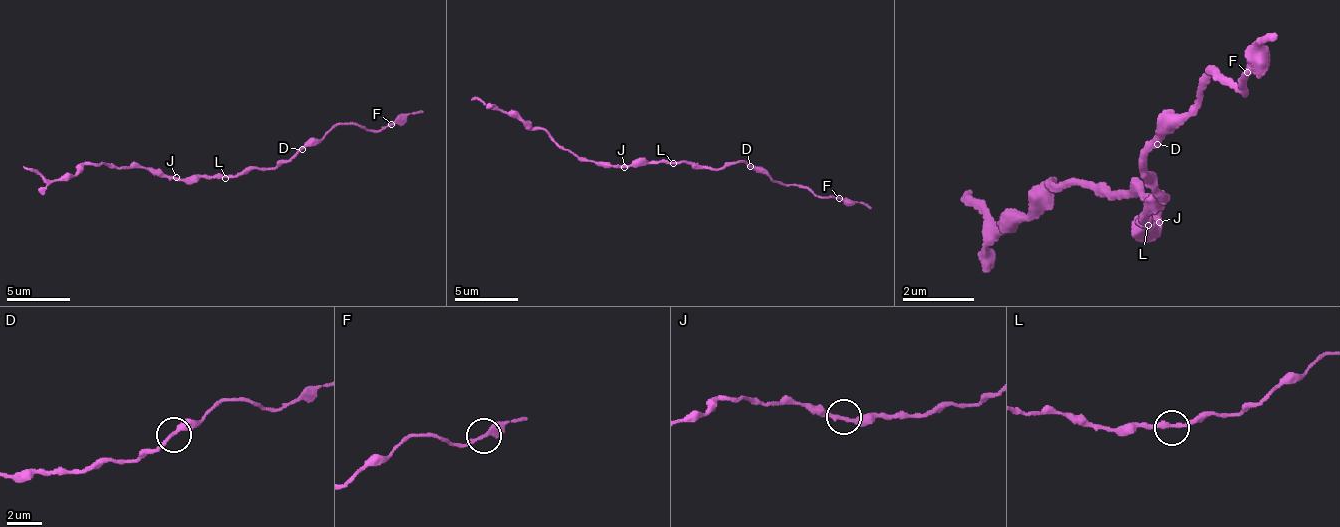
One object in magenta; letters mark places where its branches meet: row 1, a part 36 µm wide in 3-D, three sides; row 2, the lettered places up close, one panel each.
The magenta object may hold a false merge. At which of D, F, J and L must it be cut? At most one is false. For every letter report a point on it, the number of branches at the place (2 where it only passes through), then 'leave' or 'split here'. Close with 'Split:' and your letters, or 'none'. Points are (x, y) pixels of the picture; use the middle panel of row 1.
D: (750, 166) | 2 | leave
F: (839, 198) | 2 | leave
J: (624, 167) | 2 | leave
L: (673, 163) | 2 | leave
Split: none

